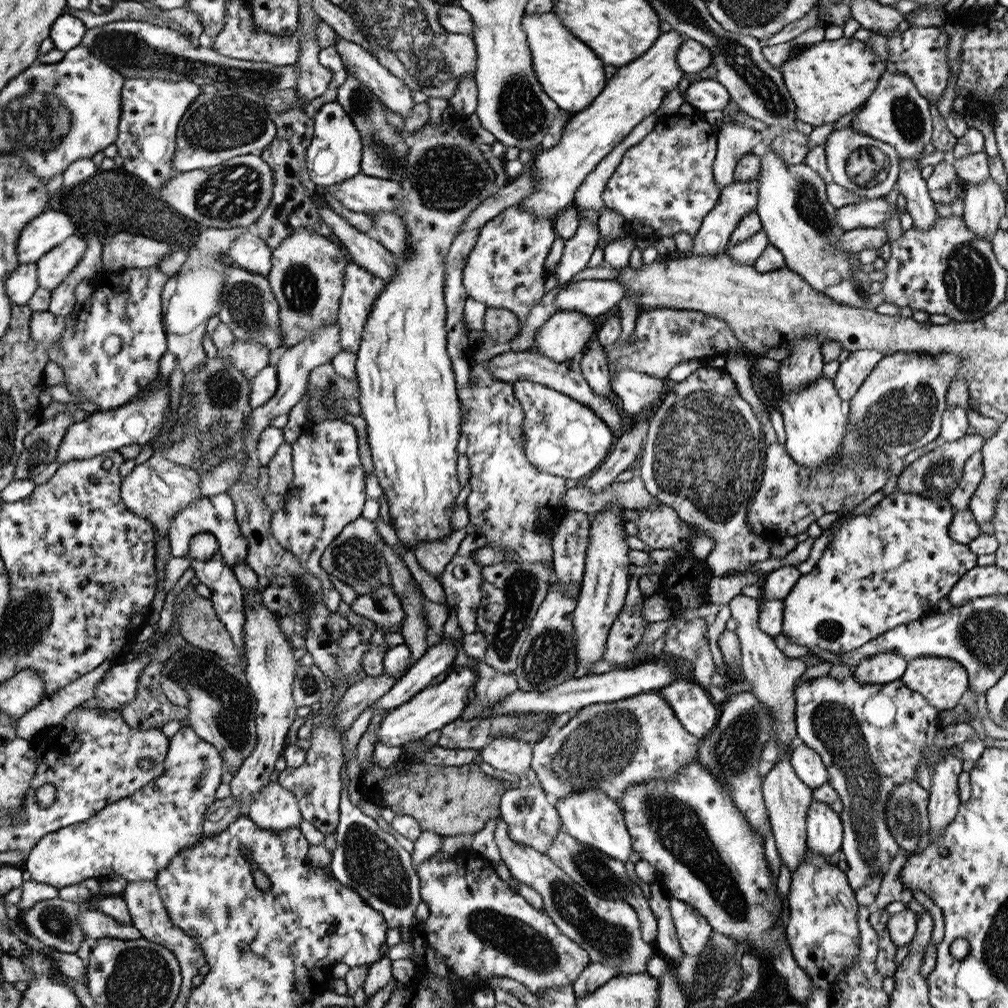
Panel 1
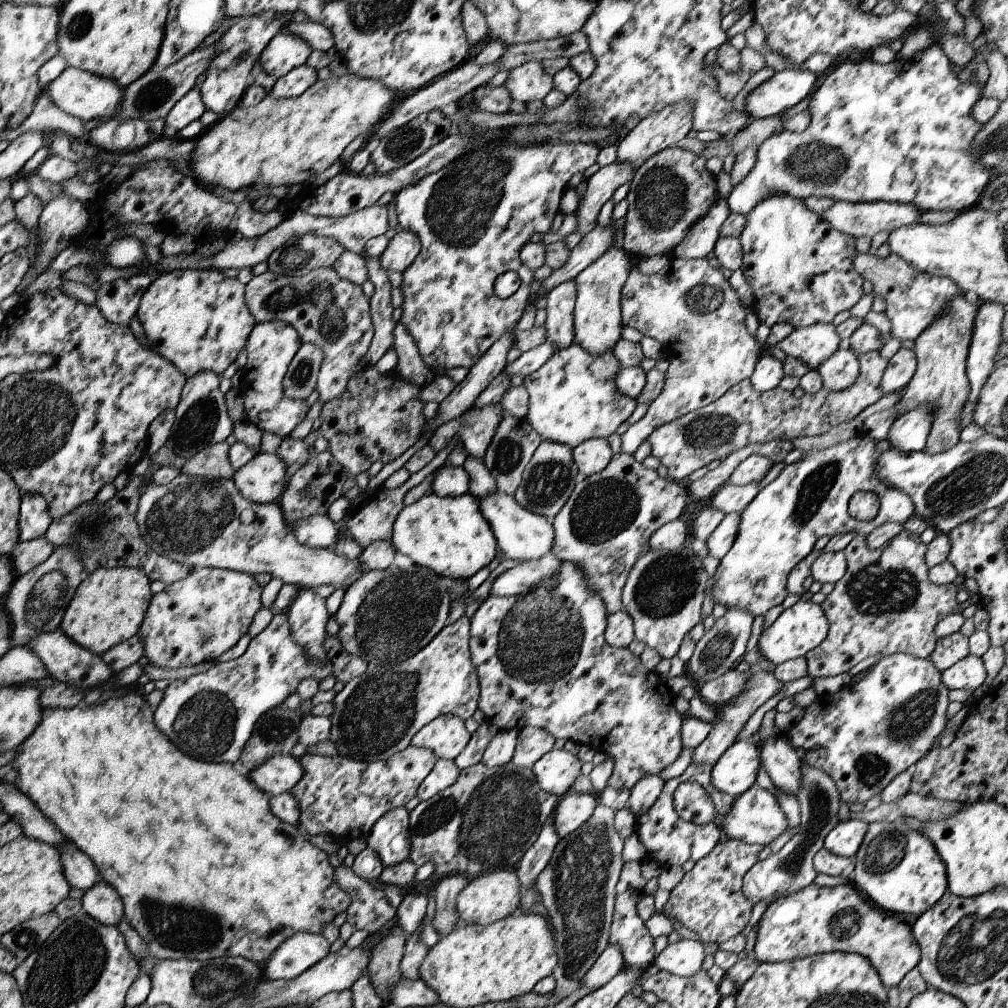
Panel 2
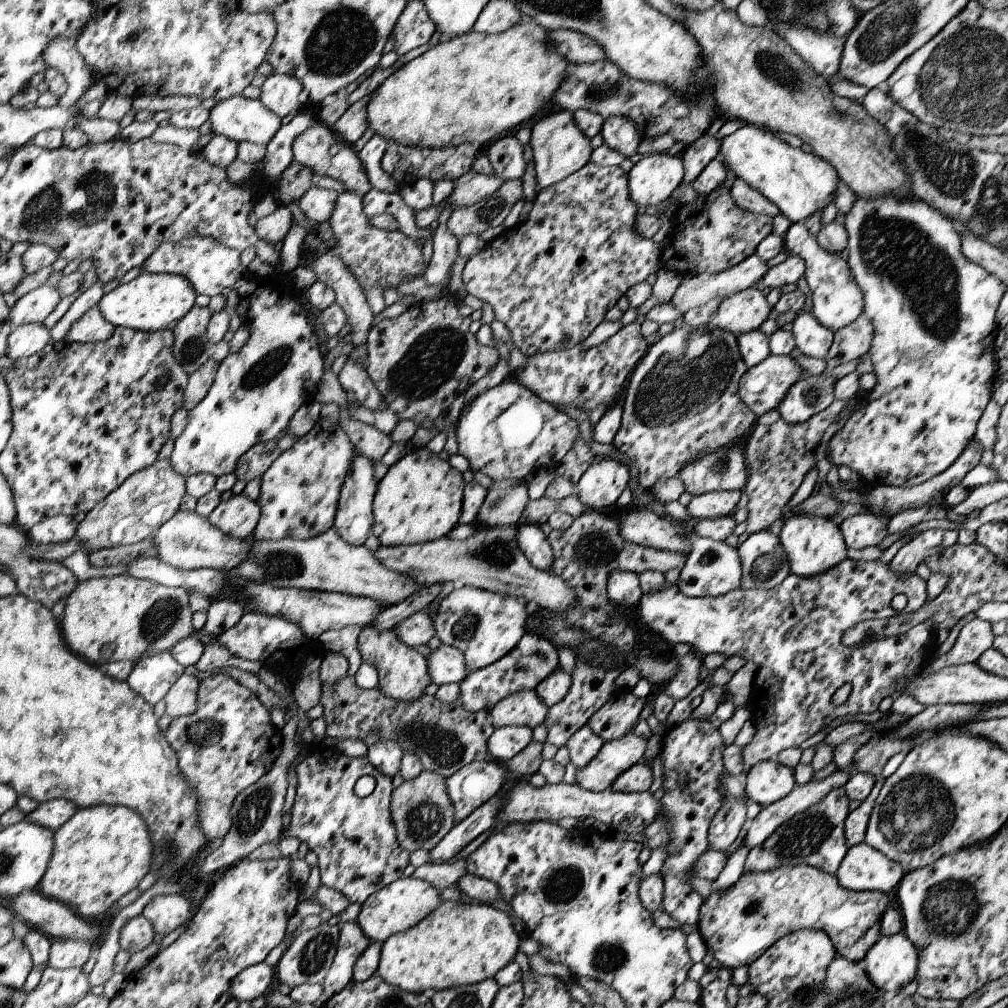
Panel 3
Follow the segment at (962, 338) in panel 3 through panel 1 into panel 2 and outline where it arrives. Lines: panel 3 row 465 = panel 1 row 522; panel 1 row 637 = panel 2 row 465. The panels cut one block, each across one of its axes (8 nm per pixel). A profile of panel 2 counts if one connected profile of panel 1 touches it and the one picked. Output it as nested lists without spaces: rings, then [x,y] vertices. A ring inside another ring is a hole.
[[[862,430],[856,438],[848,442],[840,442],[830,448],[803,452],[802,458],[790,464],[780,472],[776,480],[764,486],[758,495],[741,513],[741,524],[736,541],[728,554],[721,560],[714,575],[716,584],[712,594],[714,601],[720,602],[726,608],[740,607],[747,609],[752,615],[759,616],[768,613],[773,607],[782,605],[787,597],[788,574],[813,552],[815,544],[822,536],[833,538],[847,533],[859,533],[868,537],[875,529],[887,523],[897,523],[902,526],[915,514],[915,507],[908,494],[898,487],[884,483],[877,474],[877,463],[880,452],[876,450],[878,440],[870,438],[866,430]],[[856,492],[872,492],[880,500],[880,510],[871,522],[858,521],[849,514],[849,504]]]

